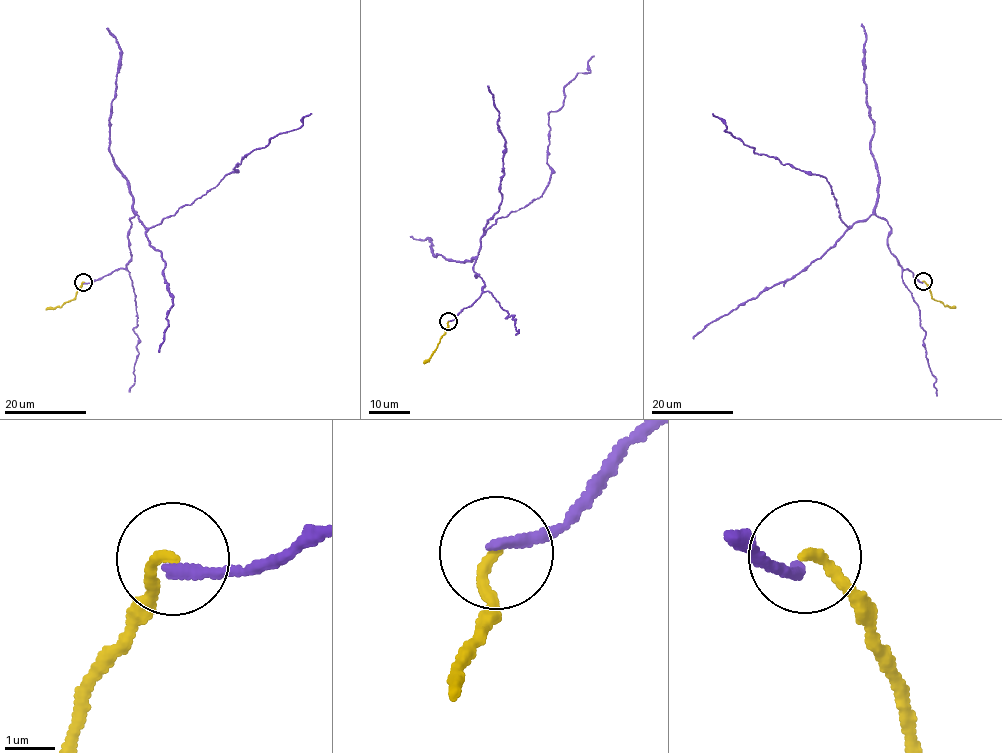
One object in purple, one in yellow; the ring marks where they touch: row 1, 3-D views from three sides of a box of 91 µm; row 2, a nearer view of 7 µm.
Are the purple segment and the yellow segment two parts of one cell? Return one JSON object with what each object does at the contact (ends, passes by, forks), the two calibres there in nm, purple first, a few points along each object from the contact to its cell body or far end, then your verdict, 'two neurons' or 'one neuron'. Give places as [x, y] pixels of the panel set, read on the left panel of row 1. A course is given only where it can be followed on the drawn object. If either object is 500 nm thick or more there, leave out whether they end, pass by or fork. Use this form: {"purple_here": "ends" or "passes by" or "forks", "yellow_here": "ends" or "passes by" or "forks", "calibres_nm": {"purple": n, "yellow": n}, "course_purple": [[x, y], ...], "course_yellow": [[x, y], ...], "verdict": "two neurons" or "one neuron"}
{"purple_here": "ends", "yellow_here": "ends", "calibres_nm": {"purple": 240, "yellow": 200}, "course_purple": [[84, 282], [126, 266], [130, 220], [137, 215], [147, 228], [158, 224], [312, 113]], "course_yellow": [[84, 282], [72, 300], [45, 309]], "verdict": "one neuron"}

